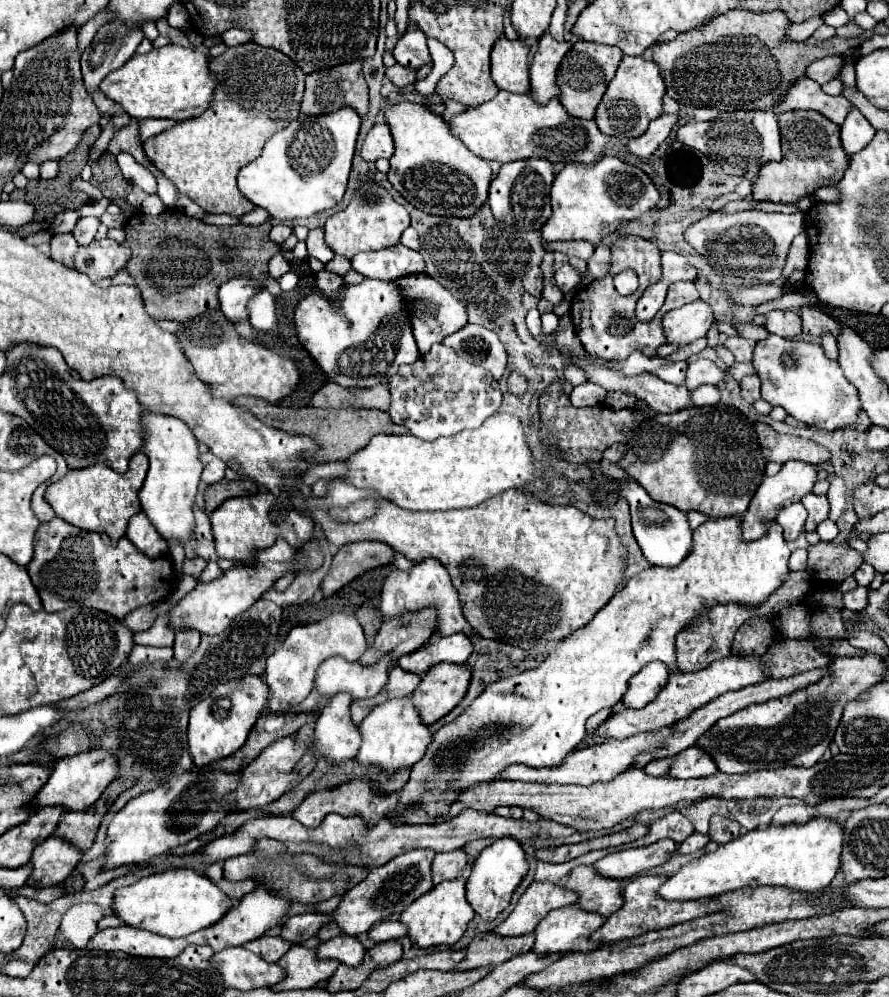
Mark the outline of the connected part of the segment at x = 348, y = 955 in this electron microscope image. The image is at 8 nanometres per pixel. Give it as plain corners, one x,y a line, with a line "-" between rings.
347,934
335,936
329,942
319,944
319,948
317,948
317,958
321,958
321,960
337,958
339,962
343,962
347,966
361,964
363,954
365,954
363,944
359,940
355,940
355,936
347,936

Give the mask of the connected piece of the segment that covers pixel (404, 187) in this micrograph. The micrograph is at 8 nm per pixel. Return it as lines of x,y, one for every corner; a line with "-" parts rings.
403,100
399,104
387,104
383,112
385,112
385,122
391,130
393,142
395,142
395,154
389,160
391,168
387,172
387,178
393,184
393,188
409,204
413,204
415,208
421,208
423,212
429,212
429,214
471,216
473,212
477,212
477,208
481,208
481,204
487,200
487,190
493,180
493,172
489,168
489,162
475,156
473,152
469,152
469,148
461,140
451,136
445,120
441,116
433,114
423,104

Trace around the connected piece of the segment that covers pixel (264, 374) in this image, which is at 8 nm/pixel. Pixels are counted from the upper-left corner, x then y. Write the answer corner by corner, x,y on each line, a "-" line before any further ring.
221,310
205,312
183,322
181,334
177,336
185,358
193,364
197,378
211,388
213,398
231,400
237,396
255,396
265,402
277,402
295,390
299,380
297,366
269,348
241,338

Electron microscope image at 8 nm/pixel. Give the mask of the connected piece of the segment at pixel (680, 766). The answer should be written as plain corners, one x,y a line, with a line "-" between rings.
695,746
687,748
685,752
673,756
671,766
667,770
667,778
679,778
679,780
689,780
689,778
707,778
717,772
717,766
713,760
709,760
709,754
699,752

